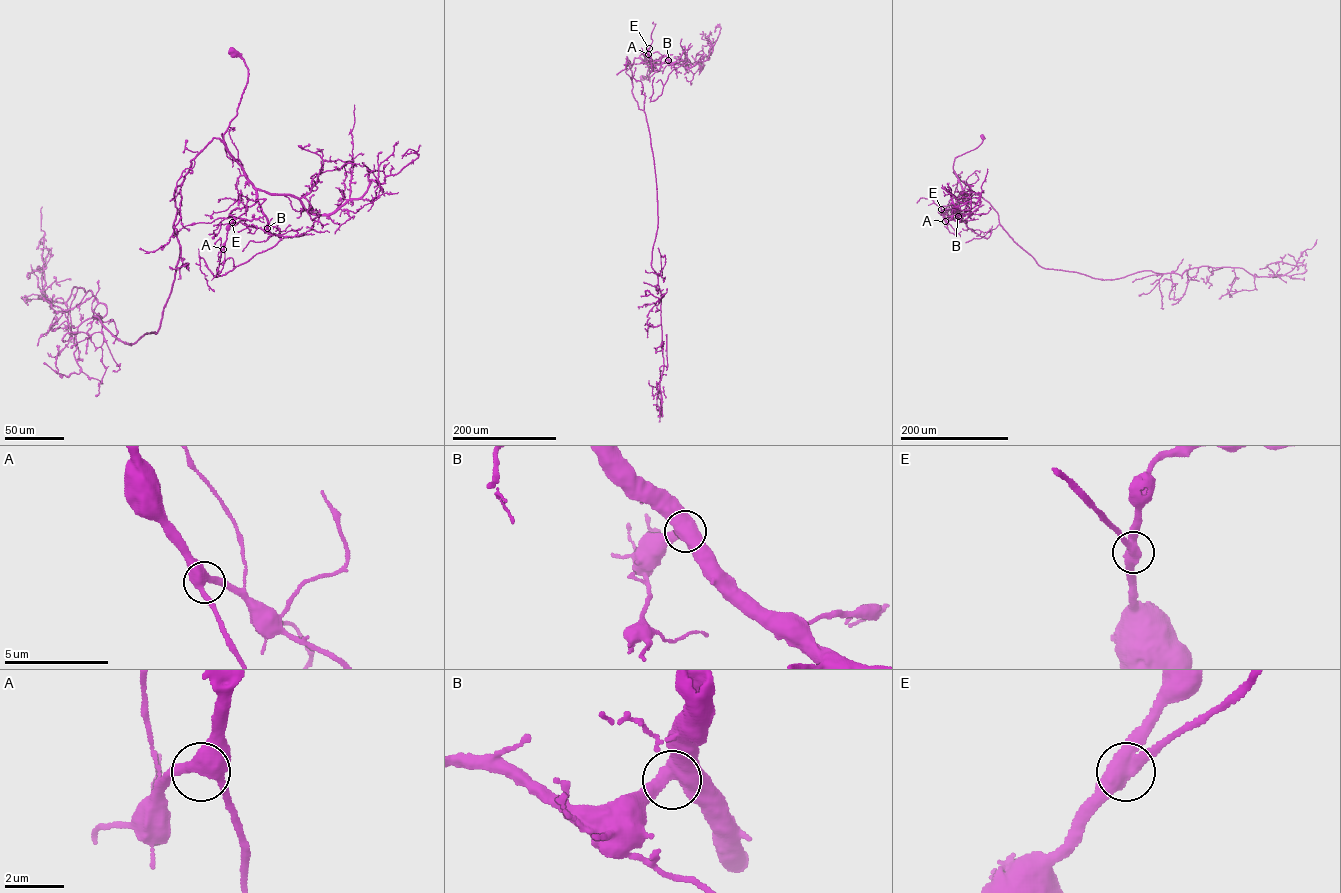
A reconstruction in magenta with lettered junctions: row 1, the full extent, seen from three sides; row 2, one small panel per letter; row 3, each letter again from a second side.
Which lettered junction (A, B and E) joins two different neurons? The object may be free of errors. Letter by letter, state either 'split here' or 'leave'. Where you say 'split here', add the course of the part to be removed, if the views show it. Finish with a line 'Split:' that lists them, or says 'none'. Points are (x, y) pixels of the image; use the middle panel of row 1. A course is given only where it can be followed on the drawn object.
A: leave
B: leave
E: split here; course (648, 48), (655, 24), (653, 22)
Split: E

